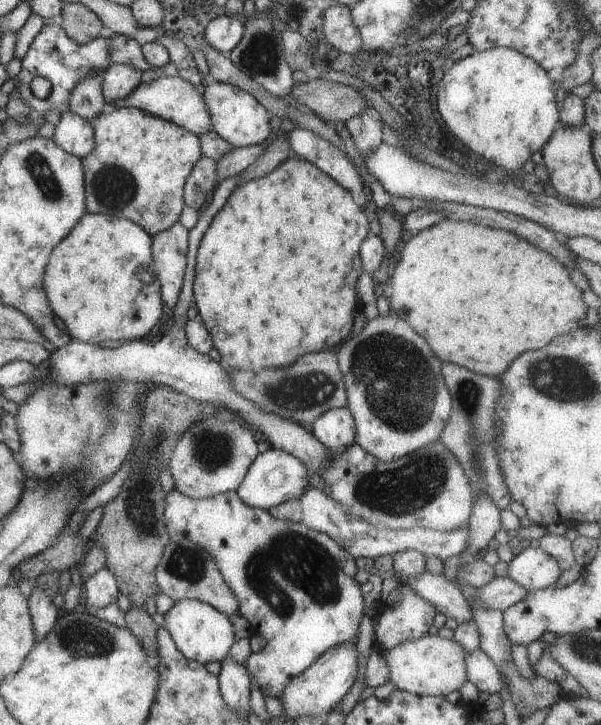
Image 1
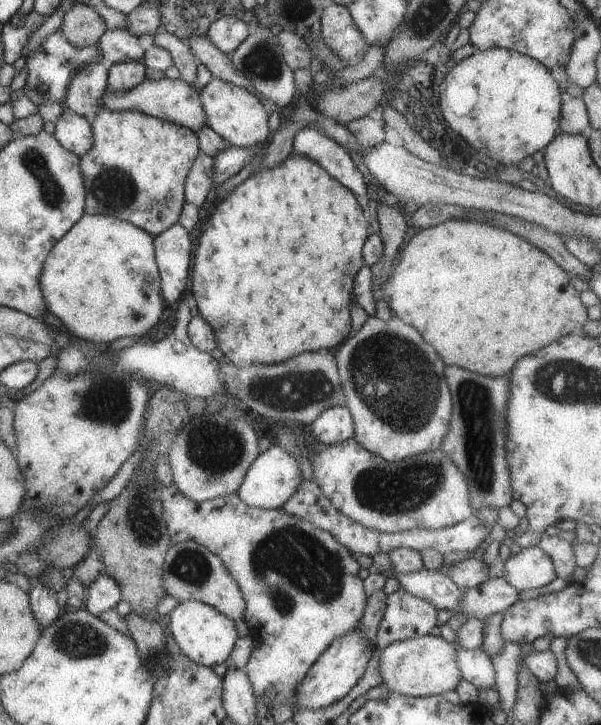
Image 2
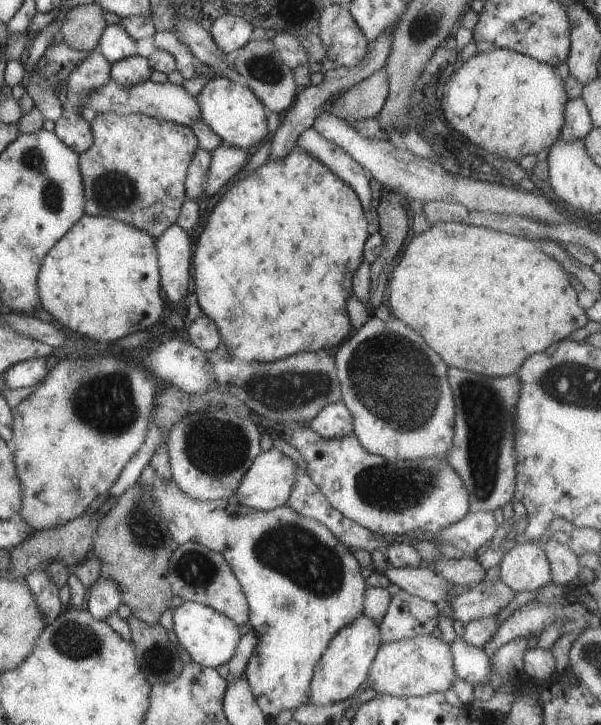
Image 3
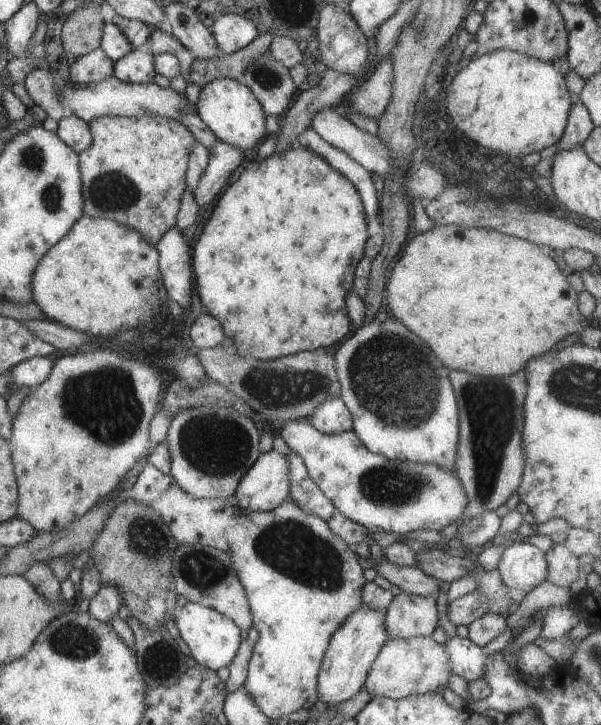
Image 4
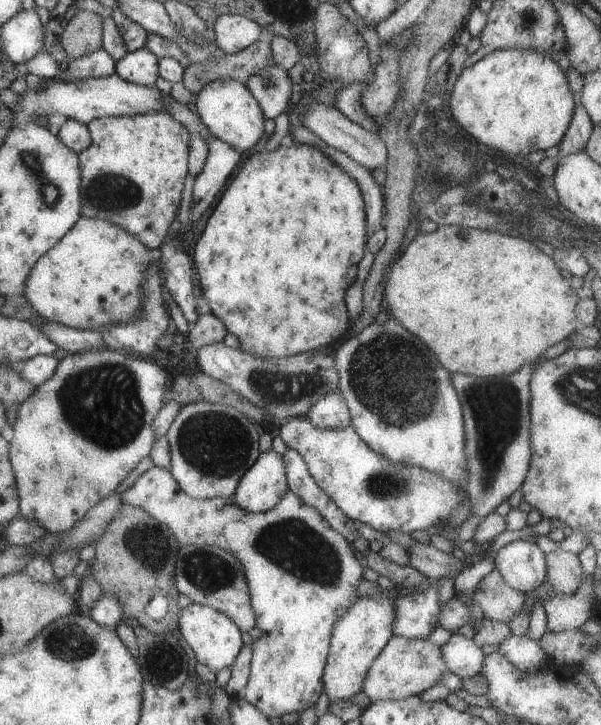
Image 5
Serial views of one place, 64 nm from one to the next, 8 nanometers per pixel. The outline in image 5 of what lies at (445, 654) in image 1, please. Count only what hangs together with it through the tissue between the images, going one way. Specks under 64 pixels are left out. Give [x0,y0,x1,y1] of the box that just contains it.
[362,635,448,702]

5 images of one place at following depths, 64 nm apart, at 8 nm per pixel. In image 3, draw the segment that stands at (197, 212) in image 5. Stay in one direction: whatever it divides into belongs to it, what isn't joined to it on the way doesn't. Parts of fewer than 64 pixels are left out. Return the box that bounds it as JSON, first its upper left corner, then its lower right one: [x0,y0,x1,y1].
[204,142,248,197]

